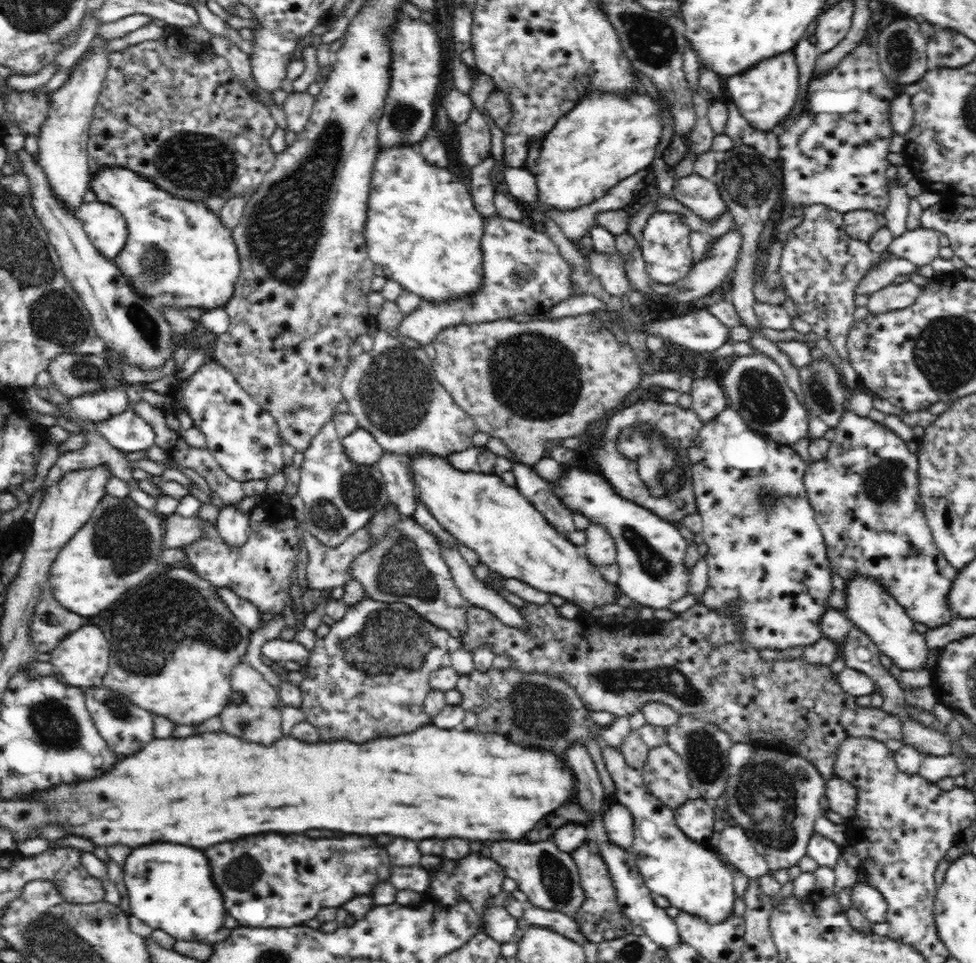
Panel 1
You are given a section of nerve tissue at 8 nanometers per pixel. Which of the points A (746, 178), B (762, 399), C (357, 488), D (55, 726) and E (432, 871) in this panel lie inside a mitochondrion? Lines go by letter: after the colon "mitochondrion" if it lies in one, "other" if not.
A: mitochondrion
B: mitochondrion
C: mitochondrion
D: mitochondrion
E: other

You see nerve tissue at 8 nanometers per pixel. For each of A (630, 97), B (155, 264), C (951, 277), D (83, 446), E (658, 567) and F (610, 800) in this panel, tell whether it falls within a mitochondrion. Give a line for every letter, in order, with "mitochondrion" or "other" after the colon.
A: other
B: mitochondrion
C: other
D: other
E: mitochondrion
F: other

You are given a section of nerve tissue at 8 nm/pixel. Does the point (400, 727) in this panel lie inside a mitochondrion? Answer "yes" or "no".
no

